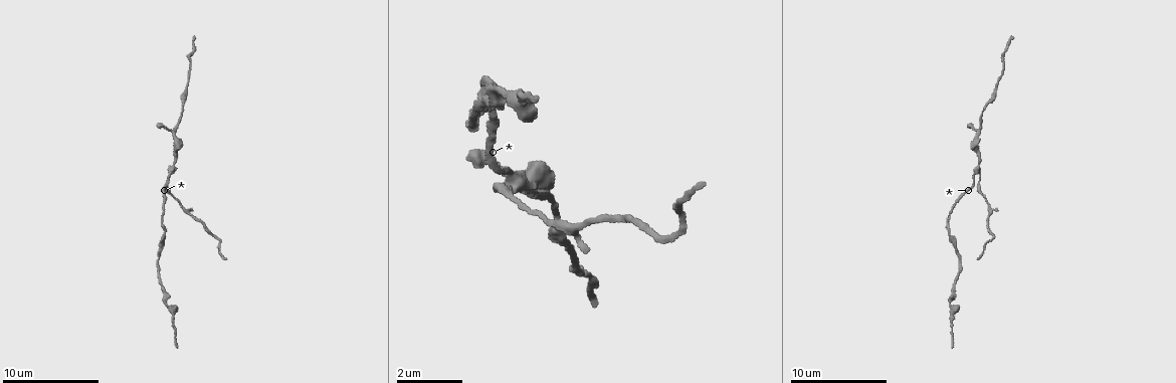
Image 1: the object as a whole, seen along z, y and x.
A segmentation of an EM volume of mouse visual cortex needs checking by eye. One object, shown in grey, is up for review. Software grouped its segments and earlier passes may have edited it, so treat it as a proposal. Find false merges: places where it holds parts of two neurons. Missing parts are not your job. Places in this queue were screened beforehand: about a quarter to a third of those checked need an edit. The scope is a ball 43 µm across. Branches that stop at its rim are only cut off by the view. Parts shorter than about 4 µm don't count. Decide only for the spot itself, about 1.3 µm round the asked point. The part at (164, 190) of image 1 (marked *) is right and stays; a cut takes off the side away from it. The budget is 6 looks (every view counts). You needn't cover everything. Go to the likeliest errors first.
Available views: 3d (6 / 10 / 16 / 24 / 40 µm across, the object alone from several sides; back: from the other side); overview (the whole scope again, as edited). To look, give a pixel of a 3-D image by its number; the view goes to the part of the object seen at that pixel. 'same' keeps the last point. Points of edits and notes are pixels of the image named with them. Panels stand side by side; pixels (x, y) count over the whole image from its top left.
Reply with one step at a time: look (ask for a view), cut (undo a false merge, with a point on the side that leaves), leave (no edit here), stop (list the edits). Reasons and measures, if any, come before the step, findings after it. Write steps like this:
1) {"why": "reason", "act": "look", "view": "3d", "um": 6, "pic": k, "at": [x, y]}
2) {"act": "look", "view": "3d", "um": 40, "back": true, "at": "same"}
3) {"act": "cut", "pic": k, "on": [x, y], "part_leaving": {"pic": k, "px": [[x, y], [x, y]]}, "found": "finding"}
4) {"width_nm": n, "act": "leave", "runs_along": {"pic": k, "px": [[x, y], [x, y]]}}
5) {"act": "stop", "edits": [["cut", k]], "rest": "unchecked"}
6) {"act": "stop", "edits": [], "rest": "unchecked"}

{"why": "branch point", "act": "look", "view": "3d", "um": 6, "pic": 1, "at": [172, 171]}

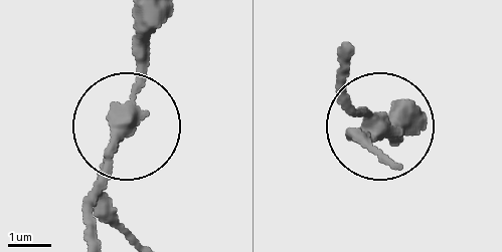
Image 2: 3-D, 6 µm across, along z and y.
{"width_nm": 280, "act": "leave", "runs_along": {"pic": 2, "px": [[92, 209], [107, 148], [121, 134], [103, 220]]}, "found": "all the same neuron"}

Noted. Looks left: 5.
{"why": "three arms meet", "act": "look", "view": "3d", "um": 16, "pic": 1, "at": [193, 218]}

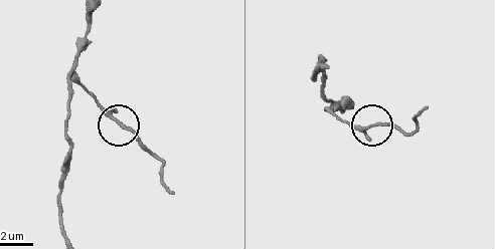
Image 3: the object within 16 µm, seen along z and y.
{"act": "look", "view": "3d", "um": 6, "pic": 3, "at": [116, 123]}

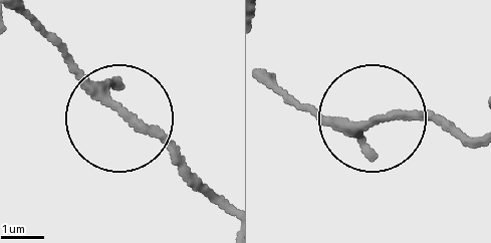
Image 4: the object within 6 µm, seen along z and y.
{"arms": 3, "act": "leave", "runs_along": {"pic": 4, "px": [[272, 83], [319, 115], [452, 123]]}, "found": "all the same neuron"}

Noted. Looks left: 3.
{"act": "look", "view": "3d", "um": 6, "pic": 1, "at": [185, 92]}

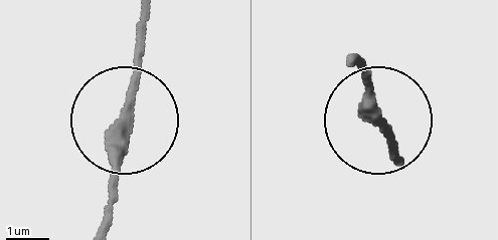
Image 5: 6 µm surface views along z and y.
{"act": "leave", "runs_along": {"pic": 5, "px": [[104, 220], [140, 15]]}, "found": "one neuron here"}

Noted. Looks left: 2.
{"act": "stop", "edits": [], "rest": "unchecked"}

